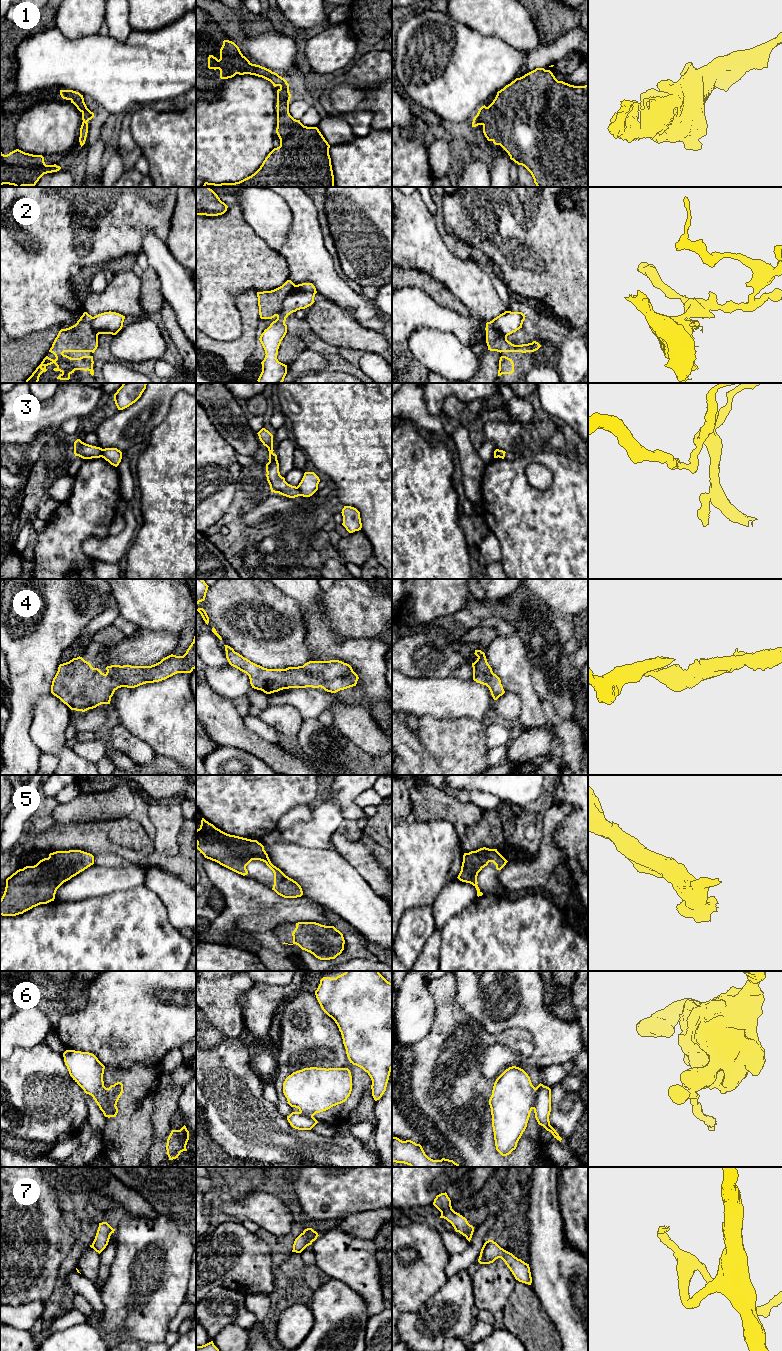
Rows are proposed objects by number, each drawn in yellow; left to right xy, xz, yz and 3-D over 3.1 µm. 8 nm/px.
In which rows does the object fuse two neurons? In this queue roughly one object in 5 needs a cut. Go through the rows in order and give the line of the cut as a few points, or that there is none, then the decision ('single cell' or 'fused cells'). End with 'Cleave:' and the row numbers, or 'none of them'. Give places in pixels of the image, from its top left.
1: cut none; single cell
2: cut xz (295, 285), (285, 298), (282, 309), (277, 317); fused cells
3: cut xz (297, 486), (302, 495); fused cells
4: cut none; single cell
5: cut none; single cell
6: cut yz (536, 1088), (533, 1108); fused cells
7: cut none; single cell
Cleave: 2, 3, 6

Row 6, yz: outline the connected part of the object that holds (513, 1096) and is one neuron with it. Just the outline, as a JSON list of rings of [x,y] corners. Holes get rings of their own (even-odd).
[[[521,1068],[506,1069],[495,1081],[489,1105],[496,1150],[507,1156],[516,1149],[534,1109],[536,1088]]]

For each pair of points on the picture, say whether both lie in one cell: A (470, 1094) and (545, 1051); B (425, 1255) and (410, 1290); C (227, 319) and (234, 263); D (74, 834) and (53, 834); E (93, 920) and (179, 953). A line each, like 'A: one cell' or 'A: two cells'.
A: two cells
B: one cell
C: one cell
D: one cell
E: one cell

